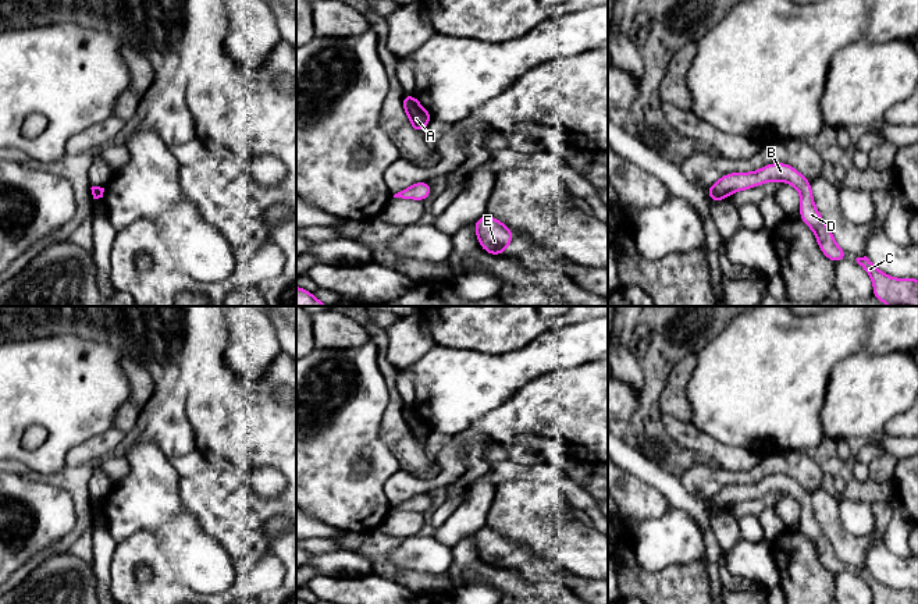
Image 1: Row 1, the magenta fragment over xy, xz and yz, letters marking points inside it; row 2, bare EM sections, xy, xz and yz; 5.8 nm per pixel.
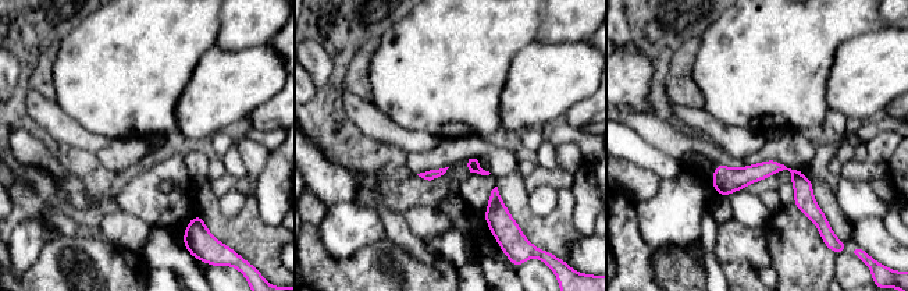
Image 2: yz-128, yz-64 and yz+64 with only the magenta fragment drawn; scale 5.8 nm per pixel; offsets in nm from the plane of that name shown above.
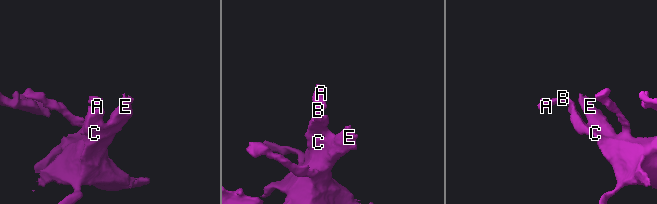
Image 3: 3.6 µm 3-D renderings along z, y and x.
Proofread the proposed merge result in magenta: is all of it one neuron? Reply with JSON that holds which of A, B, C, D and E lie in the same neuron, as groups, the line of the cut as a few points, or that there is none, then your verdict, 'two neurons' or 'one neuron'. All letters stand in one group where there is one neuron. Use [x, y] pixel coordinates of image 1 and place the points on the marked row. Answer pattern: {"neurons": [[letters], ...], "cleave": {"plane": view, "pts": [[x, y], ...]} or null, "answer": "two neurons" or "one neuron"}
{"neurons": [["A", "B", "C", "D", "E"]], "cleave": null, "answer": "one neuron"}

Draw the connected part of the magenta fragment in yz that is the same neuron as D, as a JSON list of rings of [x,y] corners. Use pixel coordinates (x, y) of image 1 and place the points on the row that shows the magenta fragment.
[[[772,163],[751,173],[730,173],[720,177],[707,192],[711,202],[727,199],[729,195],[759,186],[769,181],[789,182],[800,192],[800,218],[812,230],[821,252],[833,263],[847,257],[847,253],[836,244],[835,237],[822,216],[814,198],[811,182],[794,167],[786,163]]]

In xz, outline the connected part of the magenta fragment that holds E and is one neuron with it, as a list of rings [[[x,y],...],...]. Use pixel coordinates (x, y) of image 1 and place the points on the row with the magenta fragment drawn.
[[[484,214],[474,223],[474,231],[480,246],[494,256],[501,256],[515,239],[512,230],[490,214]]]

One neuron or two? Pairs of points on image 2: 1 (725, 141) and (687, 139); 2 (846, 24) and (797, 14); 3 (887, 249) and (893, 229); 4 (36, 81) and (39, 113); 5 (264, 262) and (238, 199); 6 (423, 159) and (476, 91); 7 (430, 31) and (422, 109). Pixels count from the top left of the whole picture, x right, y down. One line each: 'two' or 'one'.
1: two
2: one
3: two
4: two
5: two
6: two
7: one

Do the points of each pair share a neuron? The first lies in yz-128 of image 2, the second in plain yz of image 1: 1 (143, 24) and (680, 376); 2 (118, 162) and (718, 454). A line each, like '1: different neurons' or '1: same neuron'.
1: different neurons
2: different neurons

